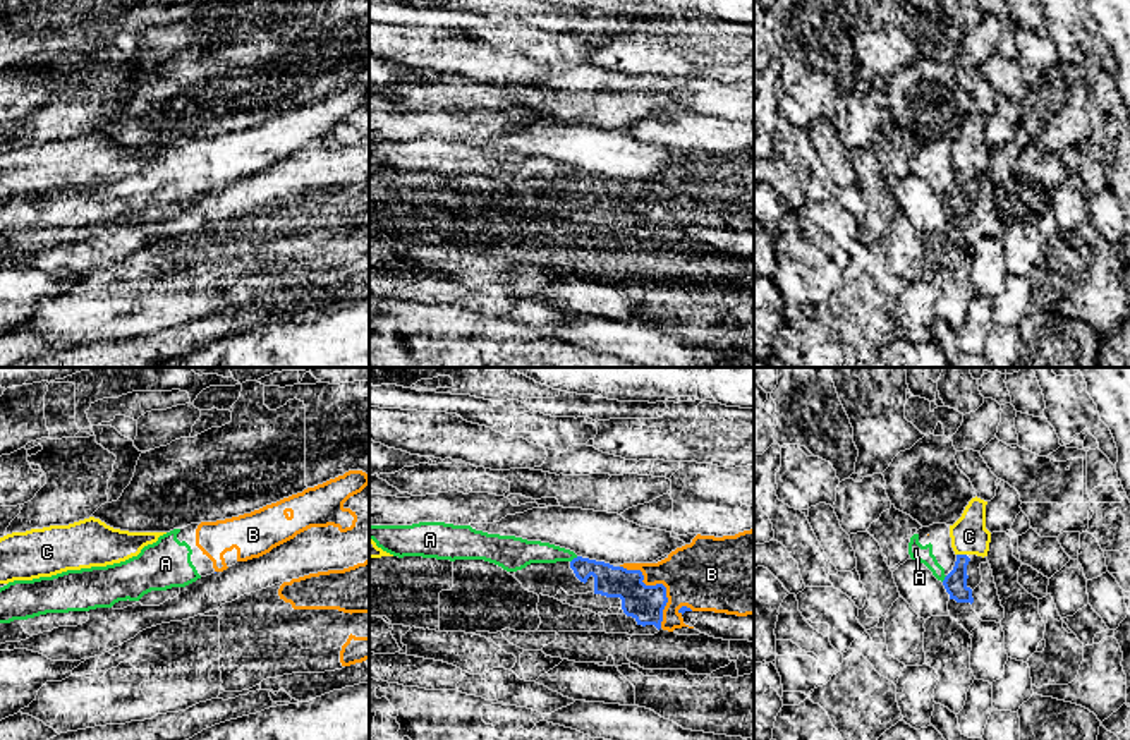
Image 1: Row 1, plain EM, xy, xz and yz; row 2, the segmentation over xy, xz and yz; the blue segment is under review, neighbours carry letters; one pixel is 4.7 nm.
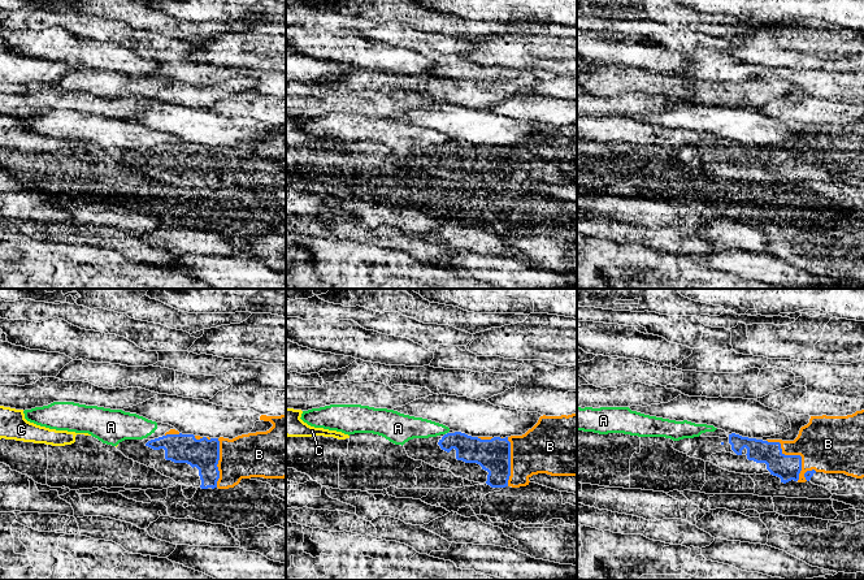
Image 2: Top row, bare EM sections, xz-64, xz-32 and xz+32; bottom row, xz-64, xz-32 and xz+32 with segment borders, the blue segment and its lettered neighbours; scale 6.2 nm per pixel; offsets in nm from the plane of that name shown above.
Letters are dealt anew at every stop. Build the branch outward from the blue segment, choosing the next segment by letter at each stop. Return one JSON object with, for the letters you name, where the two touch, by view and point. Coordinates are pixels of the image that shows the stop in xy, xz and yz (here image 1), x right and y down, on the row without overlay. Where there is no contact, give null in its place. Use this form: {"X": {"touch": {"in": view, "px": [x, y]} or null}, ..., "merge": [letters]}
{"B": {"touch": {"in": "xz", "px": [660, 200]}}, "merge": ["B"]}

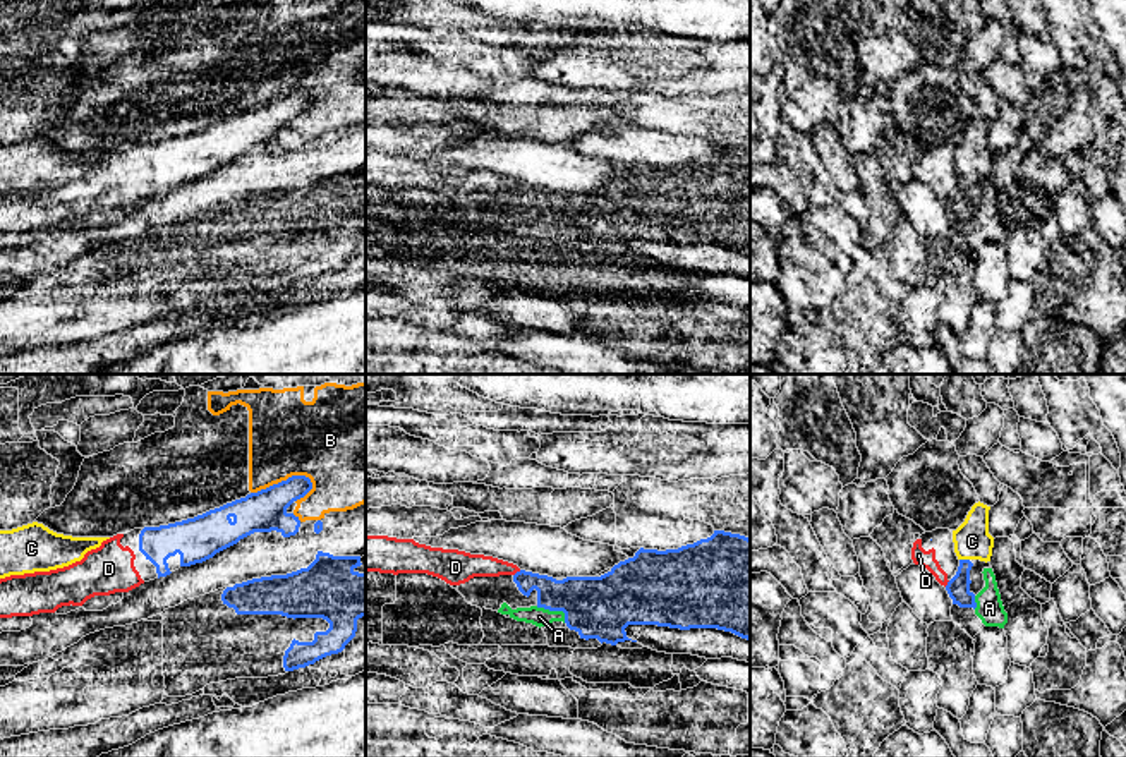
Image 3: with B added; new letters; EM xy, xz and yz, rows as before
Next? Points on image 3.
{"A": {"touch": {"in": "xz", "px": [555, 225]}}, "merge": ["A"]}

